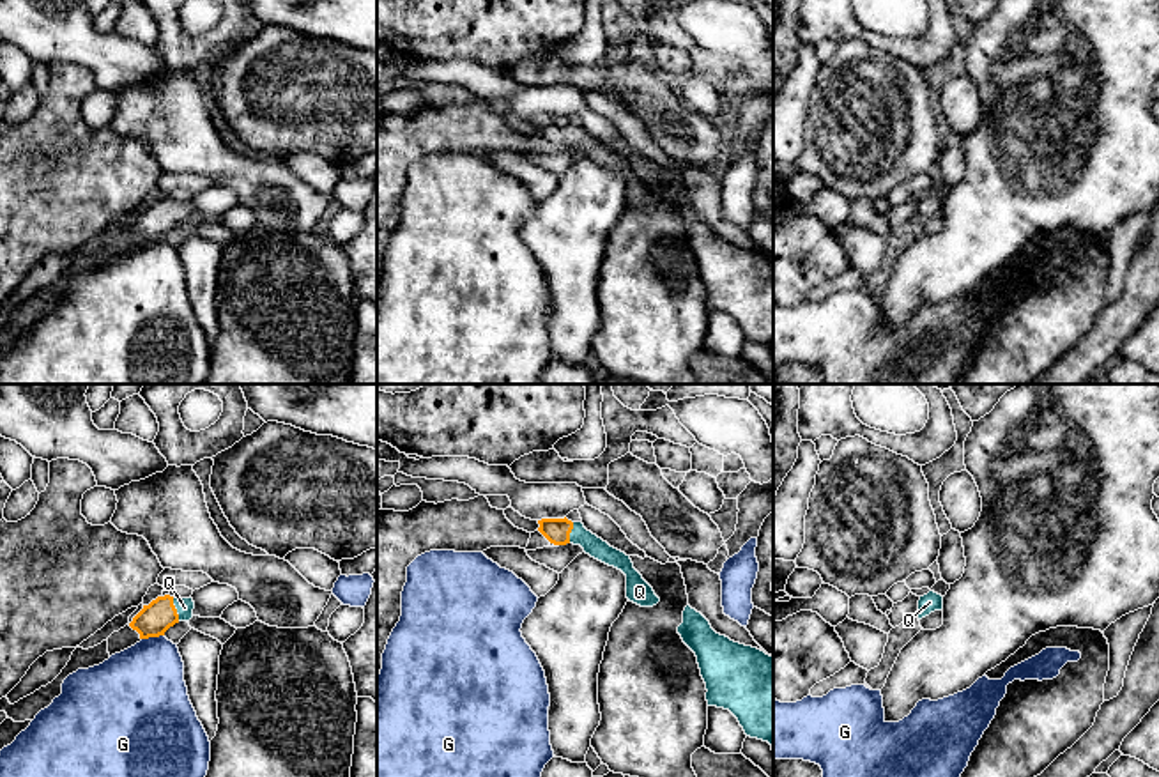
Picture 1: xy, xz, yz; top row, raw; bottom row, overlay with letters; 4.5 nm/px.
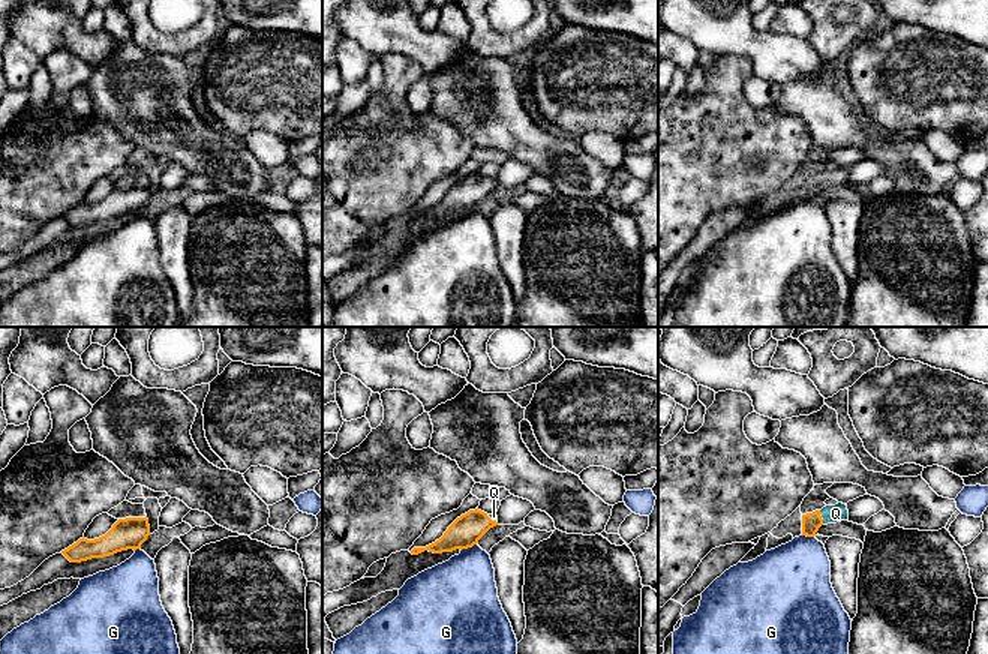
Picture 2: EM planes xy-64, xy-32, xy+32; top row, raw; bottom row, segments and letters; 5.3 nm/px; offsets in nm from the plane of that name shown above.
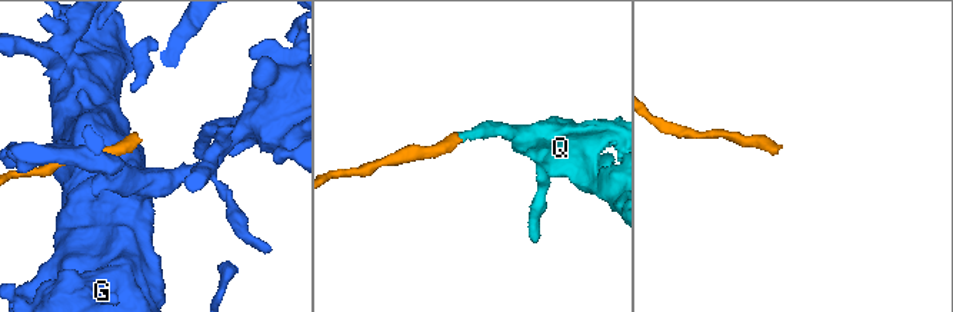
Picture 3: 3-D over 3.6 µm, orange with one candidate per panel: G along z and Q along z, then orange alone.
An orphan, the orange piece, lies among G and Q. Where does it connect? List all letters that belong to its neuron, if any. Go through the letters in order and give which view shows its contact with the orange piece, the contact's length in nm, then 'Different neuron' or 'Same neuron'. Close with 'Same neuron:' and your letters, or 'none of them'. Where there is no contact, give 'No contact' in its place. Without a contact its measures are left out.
G: Touches orange in xy. Shared border 110 nm. Different neuron
Q: Touches orange in xy. Shared border 110 nm. Same neuron
Same neuron: Q

